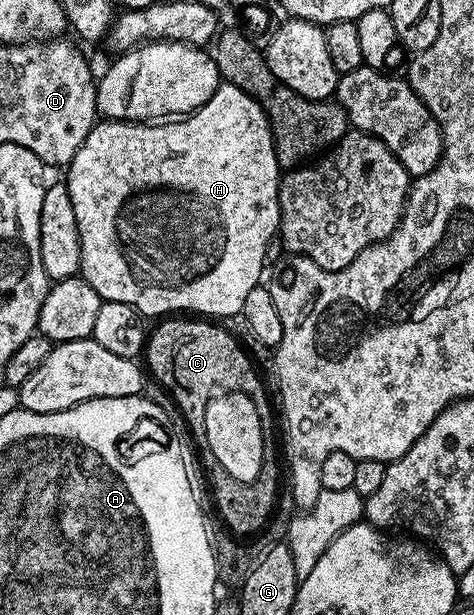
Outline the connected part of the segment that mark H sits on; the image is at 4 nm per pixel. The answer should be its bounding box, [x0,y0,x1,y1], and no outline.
[66,83,282,319]

